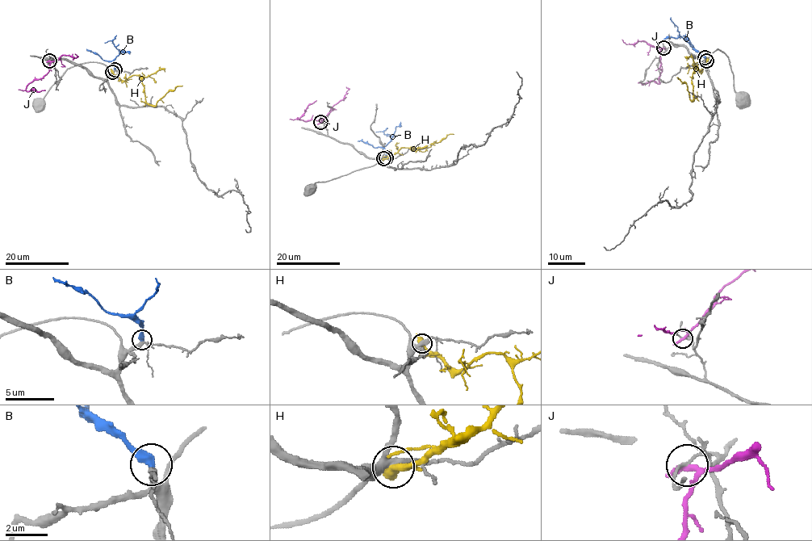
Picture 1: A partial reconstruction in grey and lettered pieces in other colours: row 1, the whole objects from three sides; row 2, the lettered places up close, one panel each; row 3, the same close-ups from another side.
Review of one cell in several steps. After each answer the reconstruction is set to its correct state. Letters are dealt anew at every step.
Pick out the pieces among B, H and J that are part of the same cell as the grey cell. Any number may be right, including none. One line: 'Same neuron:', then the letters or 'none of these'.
Same neuron: B

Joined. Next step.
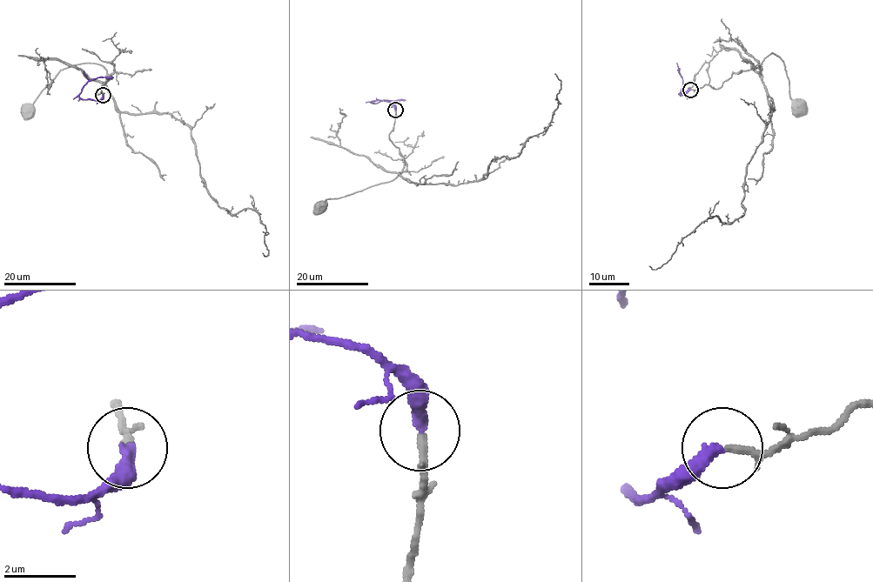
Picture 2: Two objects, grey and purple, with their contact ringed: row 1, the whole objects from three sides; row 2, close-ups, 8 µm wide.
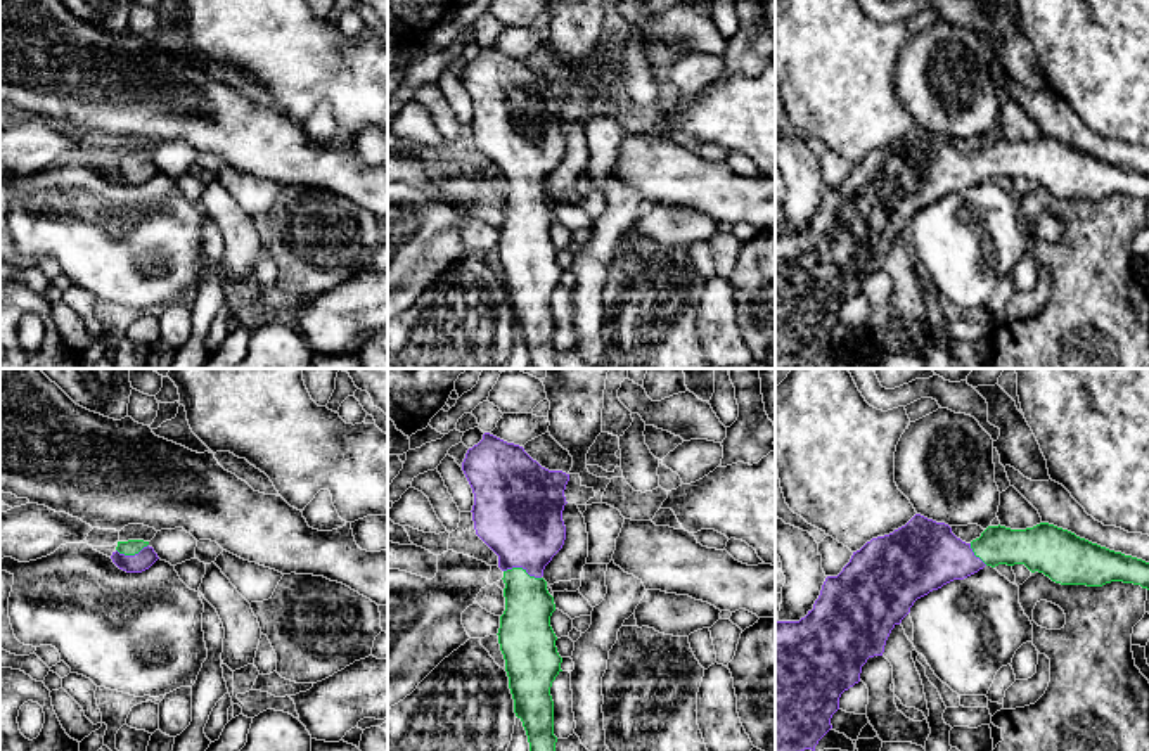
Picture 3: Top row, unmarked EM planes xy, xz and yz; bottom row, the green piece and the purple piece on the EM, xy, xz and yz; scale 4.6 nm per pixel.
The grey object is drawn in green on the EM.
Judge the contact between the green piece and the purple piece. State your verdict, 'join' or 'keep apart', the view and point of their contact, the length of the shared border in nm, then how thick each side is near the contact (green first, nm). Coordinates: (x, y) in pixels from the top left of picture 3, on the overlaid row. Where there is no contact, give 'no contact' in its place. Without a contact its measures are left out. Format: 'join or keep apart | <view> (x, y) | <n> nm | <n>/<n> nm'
join | xz (521, 568) | 180 nm | 220/400 nm

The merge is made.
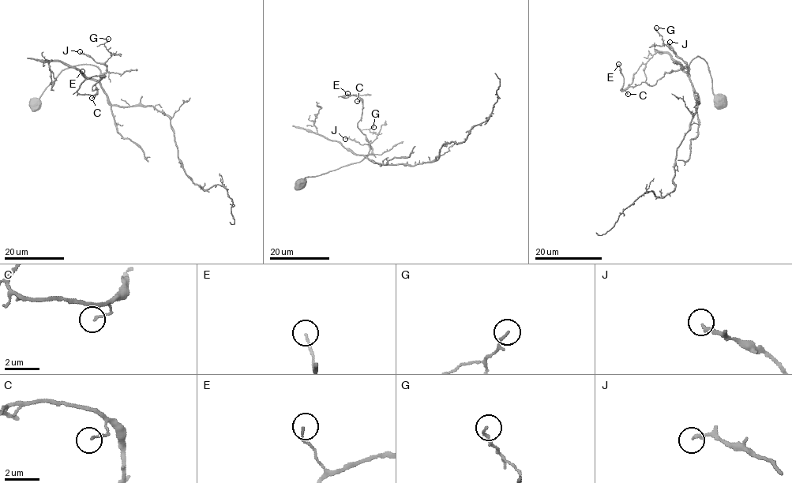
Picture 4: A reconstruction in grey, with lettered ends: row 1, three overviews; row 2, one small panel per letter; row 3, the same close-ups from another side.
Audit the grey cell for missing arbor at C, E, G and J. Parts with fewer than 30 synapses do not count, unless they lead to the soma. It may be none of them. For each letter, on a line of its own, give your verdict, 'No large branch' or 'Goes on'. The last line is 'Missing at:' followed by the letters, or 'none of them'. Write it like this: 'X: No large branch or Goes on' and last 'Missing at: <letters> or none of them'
C: No large branch
E: No large branch
G: No large branch
J: No large branch
Missing at: none of them

